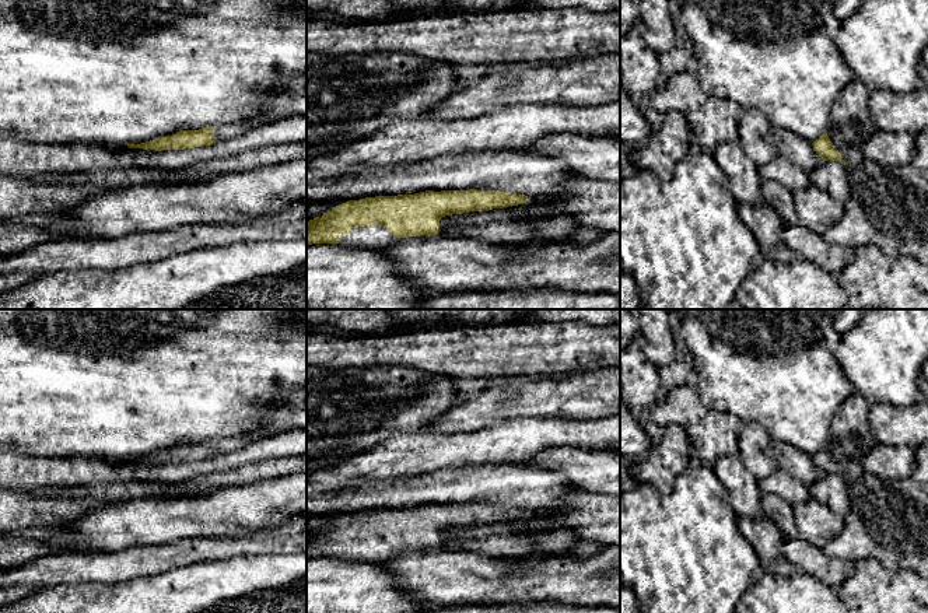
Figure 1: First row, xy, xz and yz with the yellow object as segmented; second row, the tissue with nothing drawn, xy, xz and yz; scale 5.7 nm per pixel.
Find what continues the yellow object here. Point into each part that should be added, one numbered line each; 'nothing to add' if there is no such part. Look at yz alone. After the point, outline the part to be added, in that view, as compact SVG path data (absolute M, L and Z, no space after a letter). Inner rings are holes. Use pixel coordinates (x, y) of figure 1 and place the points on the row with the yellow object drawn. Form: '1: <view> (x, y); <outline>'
1: yz (850, 126); M854 77L831 106L826 133L848 169L865 160L864 147L876 130L869 113L869 94L871 91Z

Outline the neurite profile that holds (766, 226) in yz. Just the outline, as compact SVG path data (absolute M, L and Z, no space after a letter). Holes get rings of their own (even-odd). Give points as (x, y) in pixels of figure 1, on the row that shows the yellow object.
M766 202L759 204L738 204L738 213L754 235L763 259L780 263L799 259L799 255L782 241L785 225Z

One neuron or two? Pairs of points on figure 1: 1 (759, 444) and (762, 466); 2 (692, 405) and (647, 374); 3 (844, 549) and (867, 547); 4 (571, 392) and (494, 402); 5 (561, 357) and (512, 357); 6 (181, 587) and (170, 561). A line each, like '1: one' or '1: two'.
1: one
2: two
3: one
4: one
5: one
6: two

